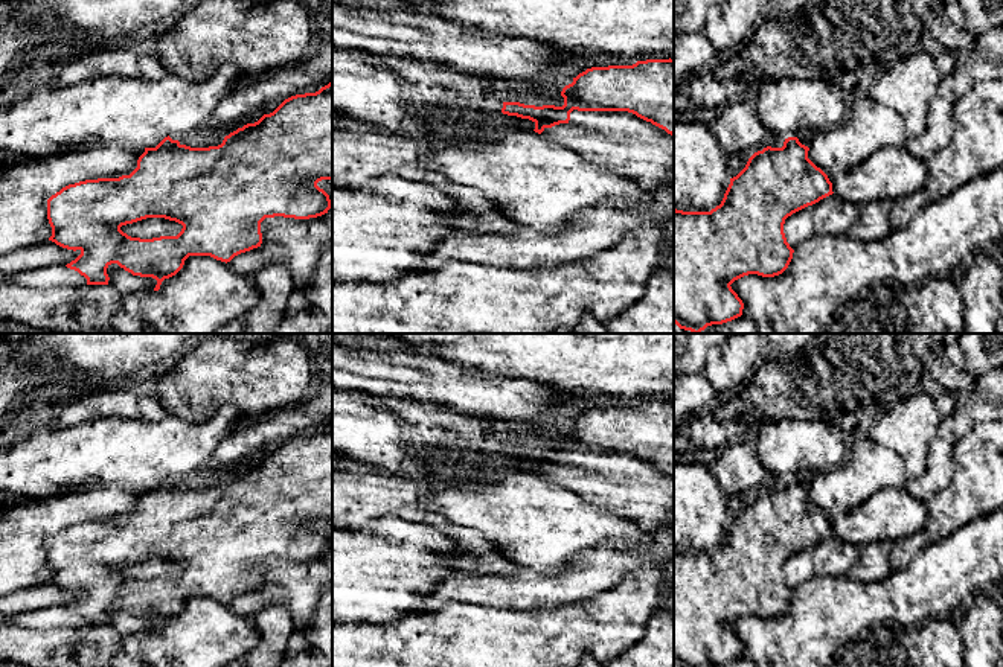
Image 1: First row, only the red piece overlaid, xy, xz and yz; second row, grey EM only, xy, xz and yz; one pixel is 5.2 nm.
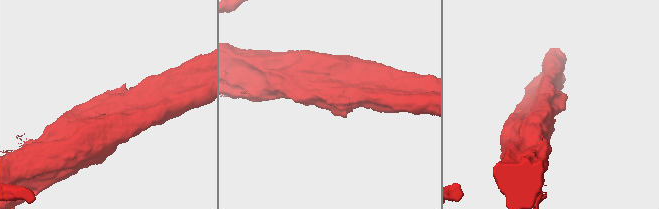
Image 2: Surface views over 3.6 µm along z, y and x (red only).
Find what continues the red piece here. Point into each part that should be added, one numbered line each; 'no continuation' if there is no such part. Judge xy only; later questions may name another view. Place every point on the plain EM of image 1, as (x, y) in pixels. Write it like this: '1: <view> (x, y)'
1: xy (212, 475)

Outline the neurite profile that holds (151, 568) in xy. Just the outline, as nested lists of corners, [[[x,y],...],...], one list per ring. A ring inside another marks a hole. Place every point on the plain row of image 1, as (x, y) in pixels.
[[[146,559],[122,566],[120,571],[131,579],[152,580],[160,577],[177,577],[183,566],[165,559]]]

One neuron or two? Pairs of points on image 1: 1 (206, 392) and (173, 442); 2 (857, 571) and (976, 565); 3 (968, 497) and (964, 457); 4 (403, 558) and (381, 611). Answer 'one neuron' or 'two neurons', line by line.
1: two neurons
2: two neurons
3: one neuron
4: one neuron

